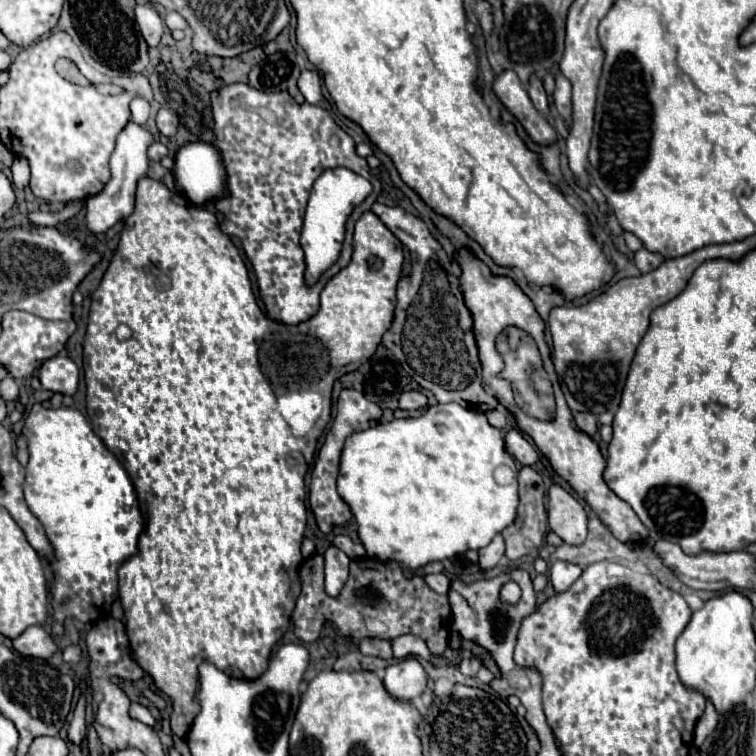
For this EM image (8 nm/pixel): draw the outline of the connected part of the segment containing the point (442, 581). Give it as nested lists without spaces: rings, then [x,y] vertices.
[[[424,574],[424,582],[438,594],[446,594],[450,588],[450,578],[446,574]]]

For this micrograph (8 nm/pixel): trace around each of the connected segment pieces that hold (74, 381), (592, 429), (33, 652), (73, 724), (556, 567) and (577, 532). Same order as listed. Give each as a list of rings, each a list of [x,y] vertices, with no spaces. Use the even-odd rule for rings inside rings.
[[[54,356],[40,368],[42,388],[72,396],[78,388],[78,366],[68,356]]]
[[[576,412],[576,414],[574,414],[574,420],[576,420],[576,424],[578,424],[578,428],[580,428],[582,432],[586,432],[586,434],[590,434],[590,436],[596,434],[596,430],[598,430],[598,420],[596,420],[596,416],[594,416],[592,412]]]
[[[28,626],[18,638],[12,640],[12,644],[20,654],[34,658],[50,658],[58,650],[52,636],[40,626]]]
[[[84,696],[80,698],[78,706],[74,708],[74,718],[69,723],[68,740],[76,746],[82,744],[82,740],[86,738],[86,712],[84,712]]]
[[[556,560],[550,568],[550,582],[554,584],[556,592],[564,592],[580,578],[580,574],[582,574],[582,568],[578,564]]]
[[[552,484],[548,490],[548,518],[550,528],[566,544],[582,544],[586,540],[586,510],[582,504],[568,494],[560,484]]]

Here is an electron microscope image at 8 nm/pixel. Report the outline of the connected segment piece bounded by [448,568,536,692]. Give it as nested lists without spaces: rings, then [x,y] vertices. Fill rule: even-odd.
[[[516,568],[516,570],[504,572],[504,574],[496,576],[496,578],[480,580],[480,582],[476,582],[476,588],[468,586],[468,590],[466,590],[466,586],[462,586],[460,580],[456,580],[456,582],[452,582],[448,598],[450,598],[450,606],[452,606],[452,630],[456,630],[462,638],[484,646],[492,654],[492,658],[496,660],[496,664],[498,664],[498,668],[502,672],[502,678],[494,680],[492,688],[498,692],[500,684],[508,684],[508,680],[504,676],[510,670],[516,668],[516,662],[514,662],[514,640],[516,640],[516,632],[520,628],[520,622],[522,622],[524,616],[528,616],[530,612],[536,610],[536,592],[532,588],[530,574],[526,570],[522,570],[522,568]],[[508,580],[518,582],[520,588],[522,588],[522,598],[520,598],[520,602],[516,606],[506,606],[498,598],[500,586],[504,582],[508,582]]]

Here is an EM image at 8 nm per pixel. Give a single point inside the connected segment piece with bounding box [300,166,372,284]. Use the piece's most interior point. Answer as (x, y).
(337, 190)

